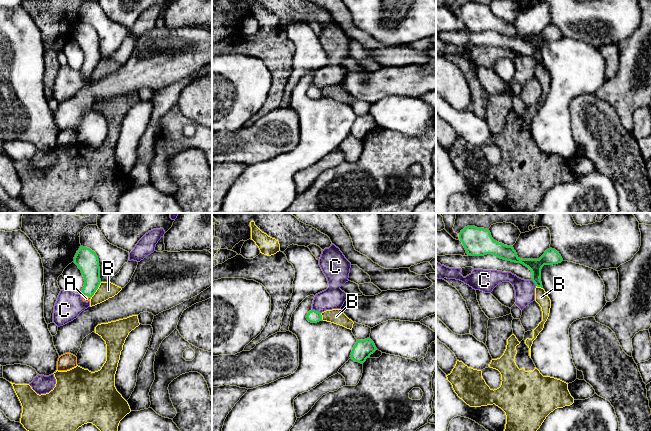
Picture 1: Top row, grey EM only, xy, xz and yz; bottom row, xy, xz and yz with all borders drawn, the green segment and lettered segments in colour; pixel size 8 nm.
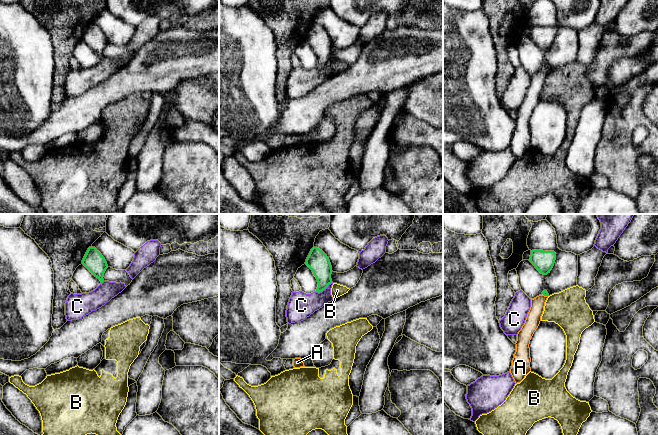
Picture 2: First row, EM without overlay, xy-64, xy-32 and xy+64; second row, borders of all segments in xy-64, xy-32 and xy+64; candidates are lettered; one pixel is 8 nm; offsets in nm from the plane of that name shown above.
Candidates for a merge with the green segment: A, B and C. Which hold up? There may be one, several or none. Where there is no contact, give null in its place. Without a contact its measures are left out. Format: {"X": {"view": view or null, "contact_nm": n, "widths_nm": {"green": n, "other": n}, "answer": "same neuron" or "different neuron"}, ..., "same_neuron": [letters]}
{"A": {"view": "xy", "contact_nm": 80, "widths_nm": {"green": 170, "other": 50}, "answer": "same neuron"}, "B": {"view": "xy", "contact_nm": 150, "widths_nm": {"green": 180, "other": 140}, "answer": "different neuron"}, "C": {"view": "xz", "contact_nm": 80, "widths_nm": {"green": 100, "other": 180}, "answer": "different neuron"}, "same_neuron": ["A"]}

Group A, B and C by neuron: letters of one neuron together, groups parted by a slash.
A / B / C

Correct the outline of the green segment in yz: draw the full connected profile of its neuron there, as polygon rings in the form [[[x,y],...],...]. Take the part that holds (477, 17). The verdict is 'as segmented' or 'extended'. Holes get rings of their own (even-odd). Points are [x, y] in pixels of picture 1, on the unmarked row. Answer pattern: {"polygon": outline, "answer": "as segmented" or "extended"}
{"polygon": [[[467,2],[459,9],[466,28],[470,32],[484,32],[492,30],[500,35],[521,39],[532,48],[532,57],[537,63],[542,62],[541,45],[544,41],[558,40],[563,37],[559,28],[549,24],[539,35],[520,35],[512,22],[495,17],[488,5]]], "answer": "as segmented"}

